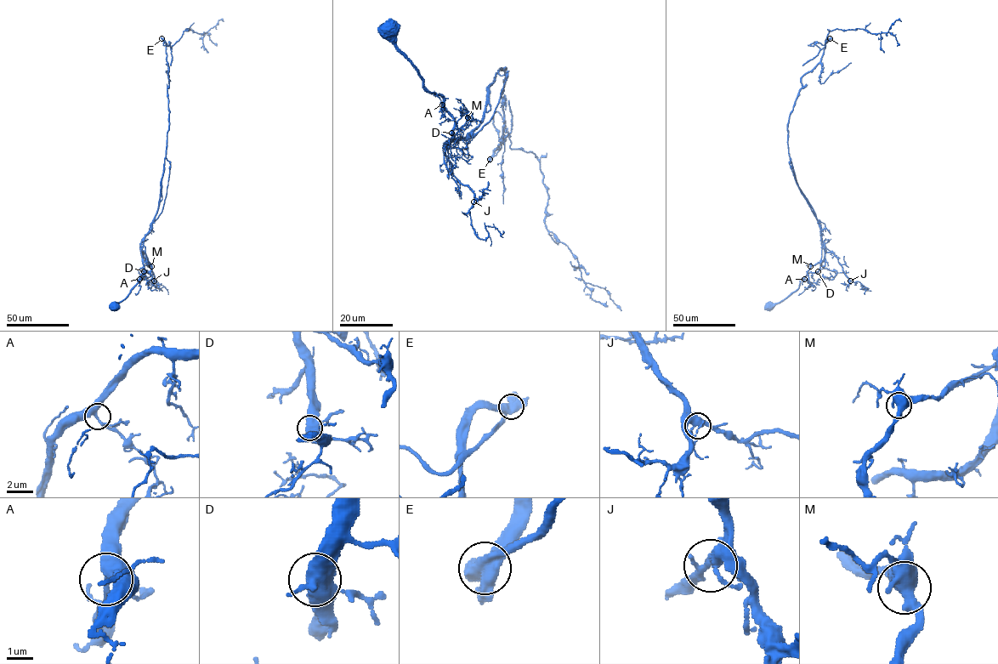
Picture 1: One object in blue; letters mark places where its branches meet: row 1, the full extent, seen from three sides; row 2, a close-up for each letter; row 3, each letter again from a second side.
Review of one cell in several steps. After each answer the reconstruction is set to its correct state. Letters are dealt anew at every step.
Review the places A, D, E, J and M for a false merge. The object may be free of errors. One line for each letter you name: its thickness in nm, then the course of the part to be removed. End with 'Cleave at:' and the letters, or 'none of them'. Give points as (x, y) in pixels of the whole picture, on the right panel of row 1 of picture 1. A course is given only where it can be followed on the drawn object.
E: 550 nm | (830, 39), (808, 45), (822, 49), (837, 29), (885, 33), (901, 21)
Cleave at: E

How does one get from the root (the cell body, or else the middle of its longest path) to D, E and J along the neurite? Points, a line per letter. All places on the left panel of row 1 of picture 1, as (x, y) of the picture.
D: (113, 305), (127, 296), (144, 271)
E: (113, 305), (127, 296), (144, 273), (141, 242), (158, 207), (169, 124), (168, 66), (166, 42), (161, 39)
J: (113, 305), (127, 296), (139, 276), (144, 273), (140, 252), (144, 252), (144, 261), (153, 274), (154, 280)

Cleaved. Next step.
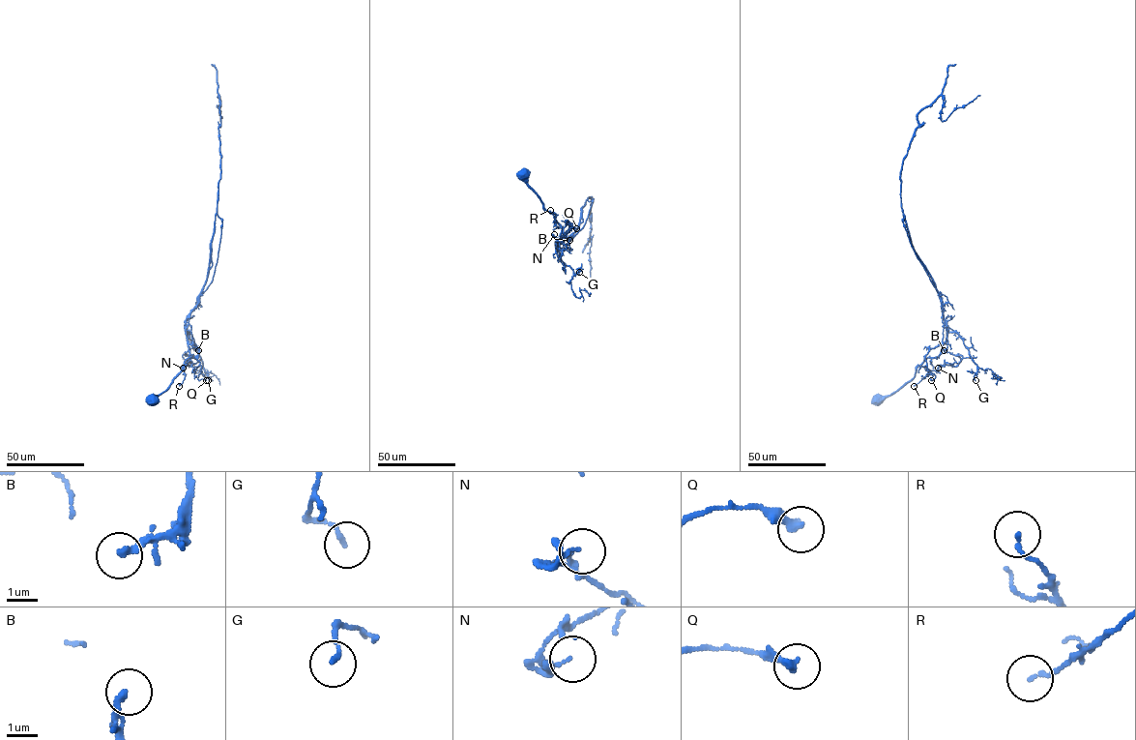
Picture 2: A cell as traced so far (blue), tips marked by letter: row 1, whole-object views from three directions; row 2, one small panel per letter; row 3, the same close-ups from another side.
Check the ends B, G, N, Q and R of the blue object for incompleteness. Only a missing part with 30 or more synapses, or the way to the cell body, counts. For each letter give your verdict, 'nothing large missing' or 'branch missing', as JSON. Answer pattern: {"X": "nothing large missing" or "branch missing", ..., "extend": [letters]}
{"B": "nothing large missing", "G": "nothing large missing", "N": "nothing large missing", "Q": "nothing large missing", "R": "nothing large missing", "extend": []}

